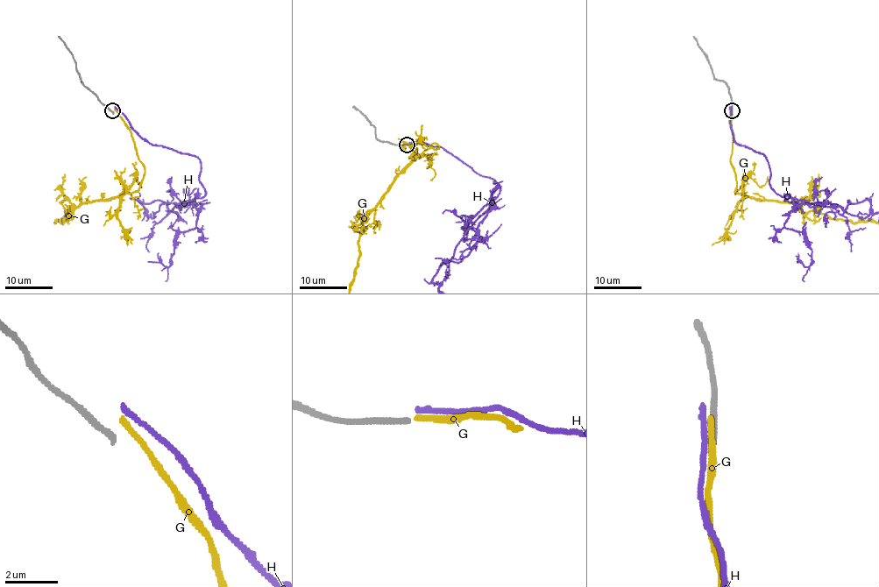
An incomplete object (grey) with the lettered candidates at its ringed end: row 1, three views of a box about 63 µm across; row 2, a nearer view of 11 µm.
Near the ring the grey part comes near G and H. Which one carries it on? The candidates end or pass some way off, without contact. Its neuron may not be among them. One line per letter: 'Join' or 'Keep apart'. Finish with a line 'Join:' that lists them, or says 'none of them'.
G: Keep apart
H: Keep apart
Join: none of them

